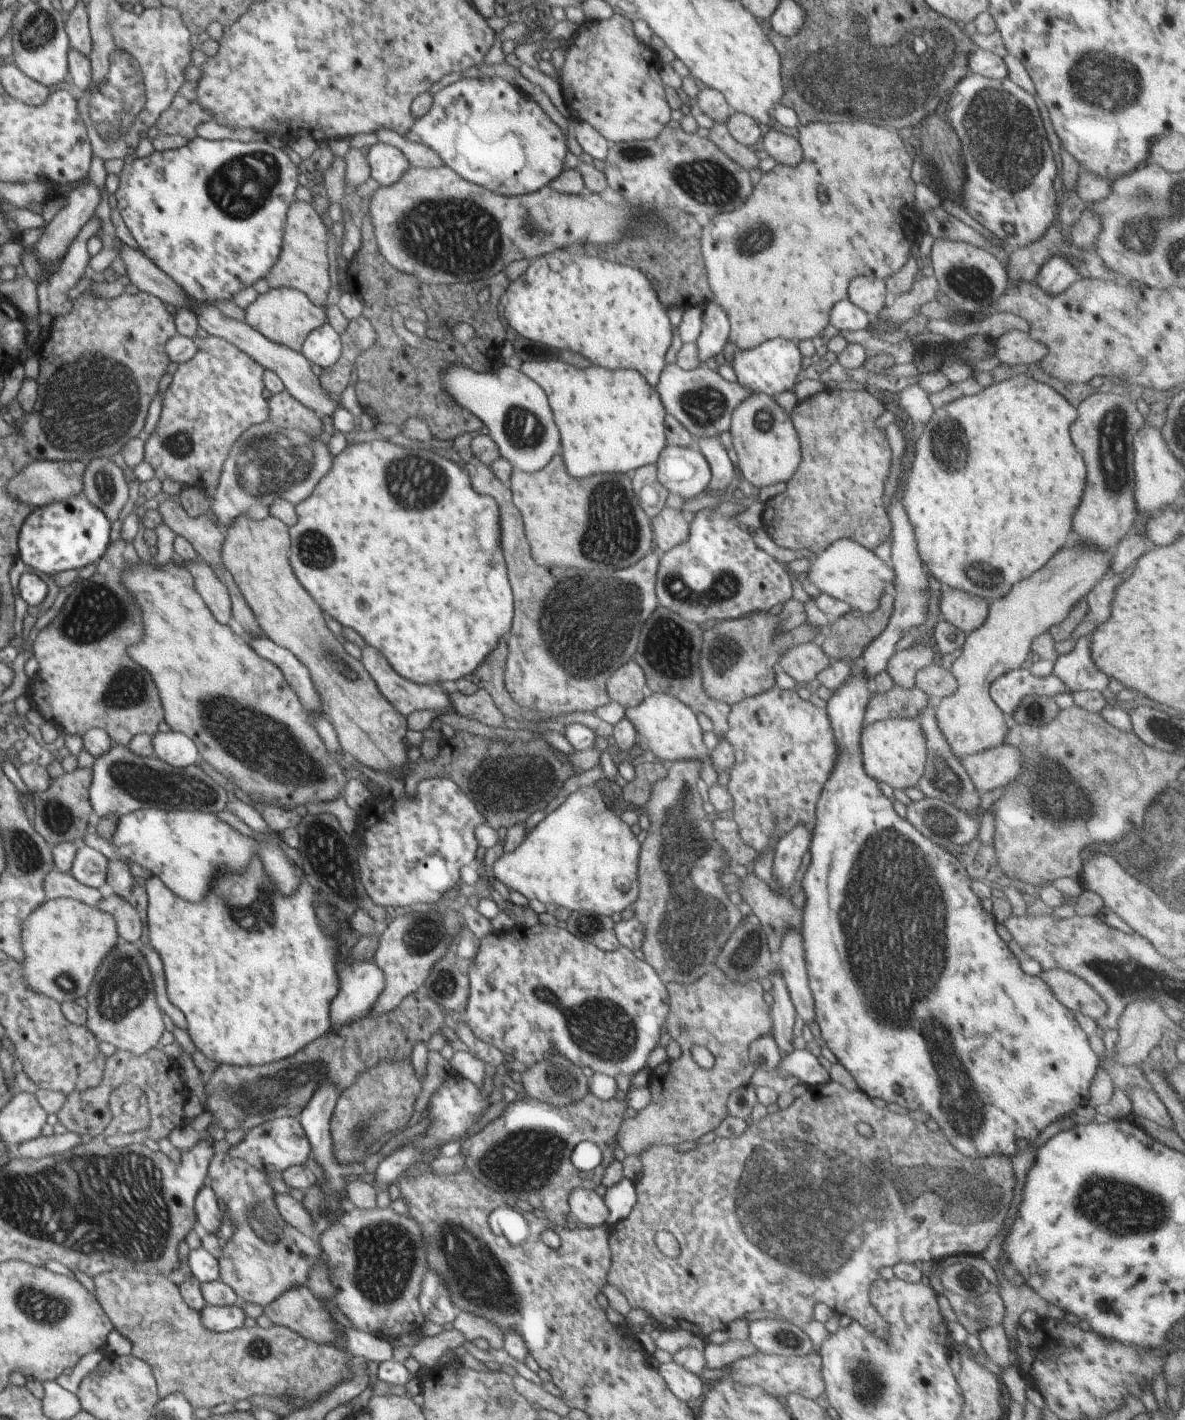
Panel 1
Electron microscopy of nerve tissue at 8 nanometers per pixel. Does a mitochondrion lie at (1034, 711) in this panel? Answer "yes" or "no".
no

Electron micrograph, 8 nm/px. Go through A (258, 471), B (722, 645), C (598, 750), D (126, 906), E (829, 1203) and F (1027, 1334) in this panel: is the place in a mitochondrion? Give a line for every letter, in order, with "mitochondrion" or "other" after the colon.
A: mitochondrion
B: mitochondrion
C: other
D: other
E: mitochondrion
F: other

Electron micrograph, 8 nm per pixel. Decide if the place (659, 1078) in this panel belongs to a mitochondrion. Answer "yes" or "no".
no

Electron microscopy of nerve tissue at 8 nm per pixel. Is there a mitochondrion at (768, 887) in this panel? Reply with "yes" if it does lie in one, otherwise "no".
no

